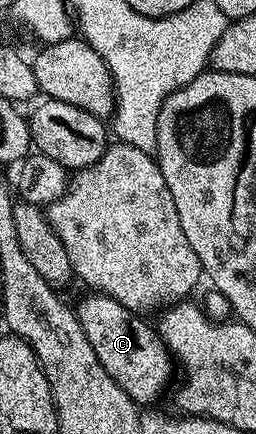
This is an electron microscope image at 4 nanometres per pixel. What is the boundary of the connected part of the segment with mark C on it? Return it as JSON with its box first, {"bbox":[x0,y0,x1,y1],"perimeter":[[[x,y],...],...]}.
{"bbox":[76,293,176,405],"perimeter":[[[97,293],[87,296],[76,303],[78,320],[100,365],[108,369],[108,377],[112,377],[112,381],[116,381],[116,385],[120,385],[120,389],[124,389],[124,393],[139,405],[160,398],[170,378],[176,375],[176,364],[157,330],[151,324],[149,327],[139,312],[124,309],[124,305],[112,297]]]}

